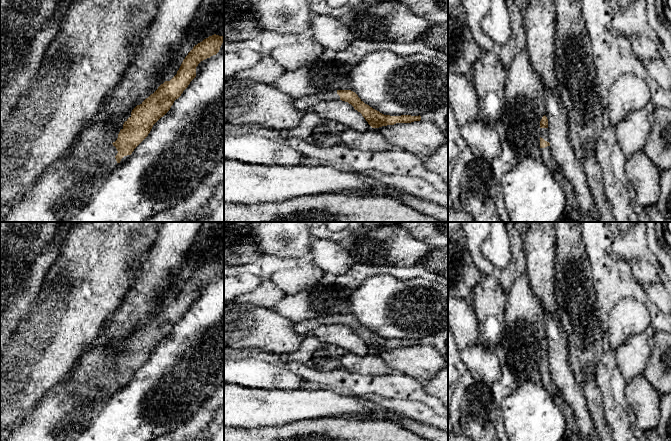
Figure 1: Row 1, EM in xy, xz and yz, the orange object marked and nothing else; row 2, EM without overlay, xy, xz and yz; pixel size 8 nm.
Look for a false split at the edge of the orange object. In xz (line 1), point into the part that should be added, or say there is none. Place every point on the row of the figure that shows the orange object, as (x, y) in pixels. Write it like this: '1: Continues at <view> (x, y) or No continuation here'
1: Continues at xz (304, 104)

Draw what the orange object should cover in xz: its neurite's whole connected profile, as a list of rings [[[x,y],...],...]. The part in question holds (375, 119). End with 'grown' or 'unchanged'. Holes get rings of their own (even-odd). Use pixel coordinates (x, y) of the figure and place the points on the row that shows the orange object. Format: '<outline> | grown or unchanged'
[[[333,90],[328,93],[319,93],[317,95],[305,95],[295,99],[295,106],[302,112],[310,111],[311,107],[320,101],[337,101],[342,100],[351,104],[355,110],[360,112],[372,128],[379,128],[396,123],[411,123],[420,121],[421,116],[401,115],[390,116],[384,115],[365,104],[358,95],[351,90]]] | grown

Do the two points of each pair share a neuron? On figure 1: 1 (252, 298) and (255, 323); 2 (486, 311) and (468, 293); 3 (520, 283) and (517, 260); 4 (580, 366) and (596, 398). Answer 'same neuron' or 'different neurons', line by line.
1: different neurons
2: different neurons
3: different neurons
4: different neurons

